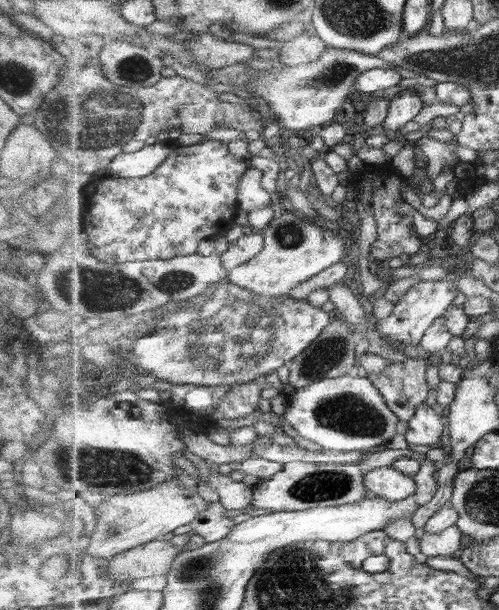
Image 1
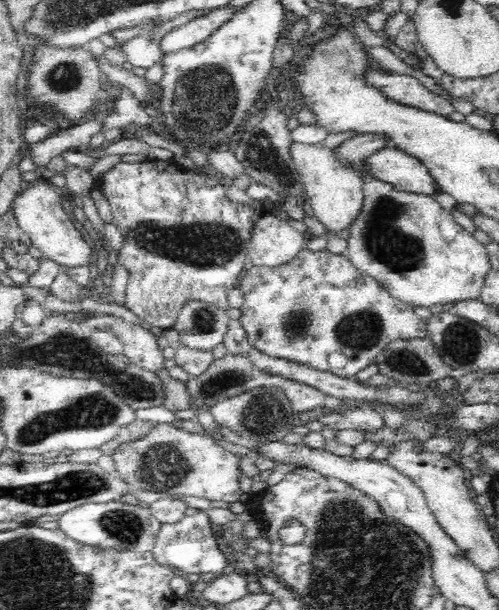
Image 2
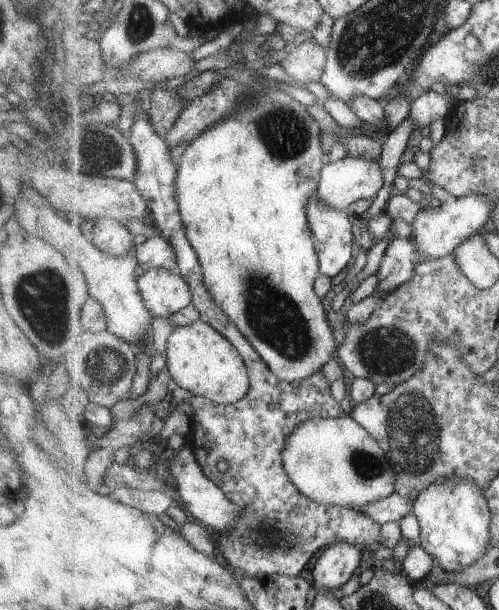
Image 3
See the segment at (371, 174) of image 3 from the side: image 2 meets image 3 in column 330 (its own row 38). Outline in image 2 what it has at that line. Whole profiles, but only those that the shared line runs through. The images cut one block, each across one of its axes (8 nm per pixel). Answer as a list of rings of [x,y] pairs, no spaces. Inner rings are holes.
[[[230,4],[212,8],[206,16],[194,19],[167,32],[159,43],[164,54],[178,52],[182,48],[198,44],[206,40],[222,24],[226,24],[234,16],[234,8]]]

